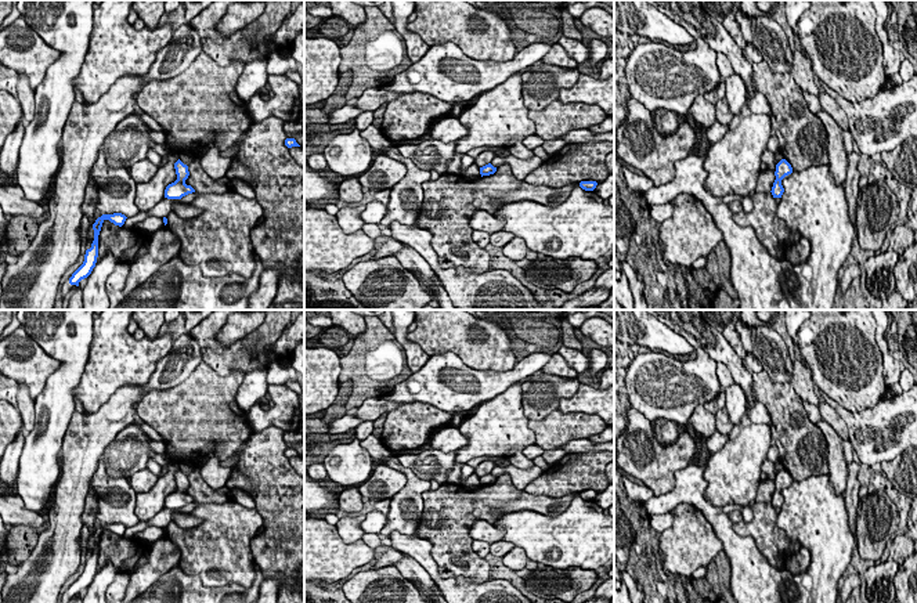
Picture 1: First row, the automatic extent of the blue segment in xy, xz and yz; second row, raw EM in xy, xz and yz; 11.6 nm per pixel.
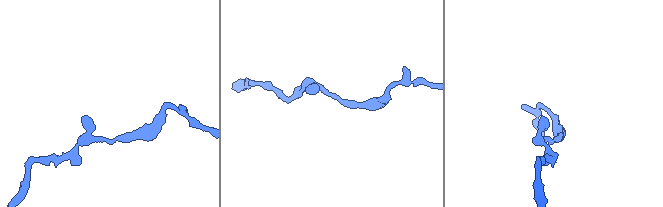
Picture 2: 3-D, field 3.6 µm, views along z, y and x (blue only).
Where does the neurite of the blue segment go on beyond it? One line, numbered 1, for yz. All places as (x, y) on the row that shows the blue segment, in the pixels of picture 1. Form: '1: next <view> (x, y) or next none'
1: next none

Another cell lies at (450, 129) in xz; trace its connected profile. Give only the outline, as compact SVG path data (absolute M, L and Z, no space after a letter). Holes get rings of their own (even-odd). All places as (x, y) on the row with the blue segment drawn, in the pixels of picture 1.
M448 116L445 119L437 119L430 127L430 136L433 140L440 140L441 142L458 141L467 134L466 127L459 122L458 118Z

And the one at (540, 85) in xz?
M538 62L521 75L521 94L528 111L542 111L559 98L562 89L573 87L580 77L577 68Z

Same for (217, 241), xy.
M232 188L224 194L199 194L192 202L203 212L194 219L169 213L166 227L178 236L178 257L192 260L203 277L217 278L238 274L250 278L254 252L250 231L263 217L263 207Z

